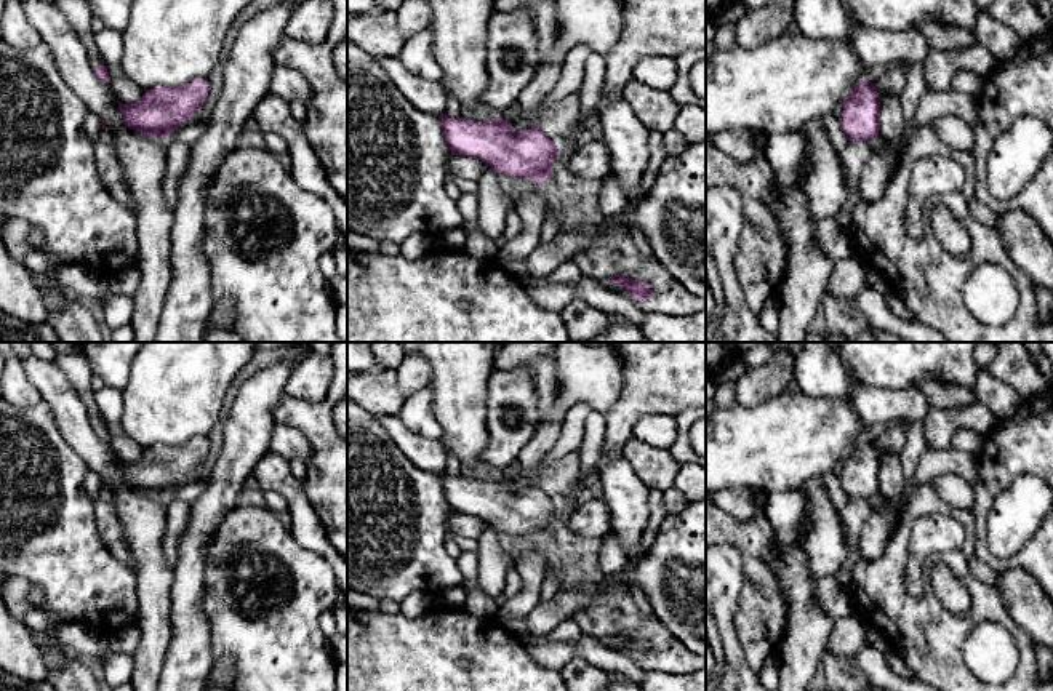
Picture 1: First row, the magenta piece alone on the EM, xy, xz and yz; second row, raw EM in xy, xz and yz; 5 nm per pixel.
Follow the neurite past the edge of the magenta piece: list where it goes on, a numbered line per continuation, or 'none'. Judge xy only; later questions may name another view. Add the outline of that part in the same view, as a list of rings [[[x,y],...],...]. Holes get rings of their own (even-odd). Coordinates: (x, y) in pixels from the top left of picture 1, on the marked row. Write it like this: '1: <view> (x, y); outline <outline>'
1: xy (77, 11); outline [[[54,0],[54,6],[67,18],[69,24],[78,34],[86,48],[91,67],[104,66],[101,54],[94,45],[94,32],[91,29],[93,14],[86,0]]]

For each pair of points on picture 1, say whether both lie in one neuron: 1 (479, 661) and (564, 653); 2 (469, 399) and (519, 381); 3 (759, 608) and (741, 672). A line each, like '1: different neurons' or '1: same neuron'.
1: different neurons
2: different neurons
3: different neurons

